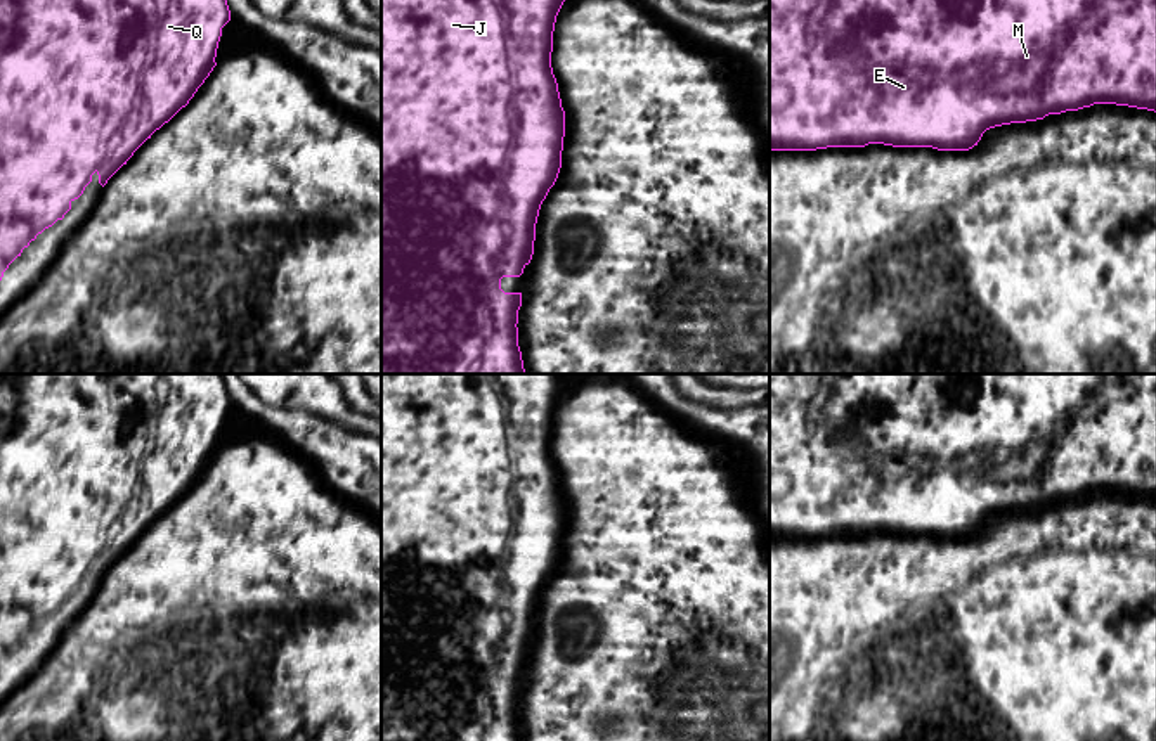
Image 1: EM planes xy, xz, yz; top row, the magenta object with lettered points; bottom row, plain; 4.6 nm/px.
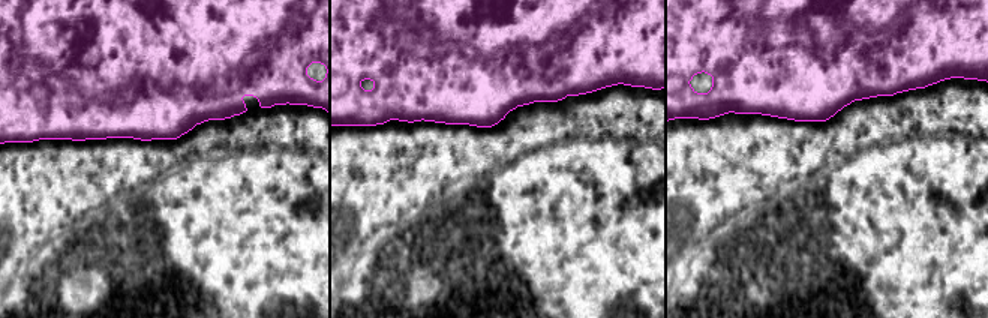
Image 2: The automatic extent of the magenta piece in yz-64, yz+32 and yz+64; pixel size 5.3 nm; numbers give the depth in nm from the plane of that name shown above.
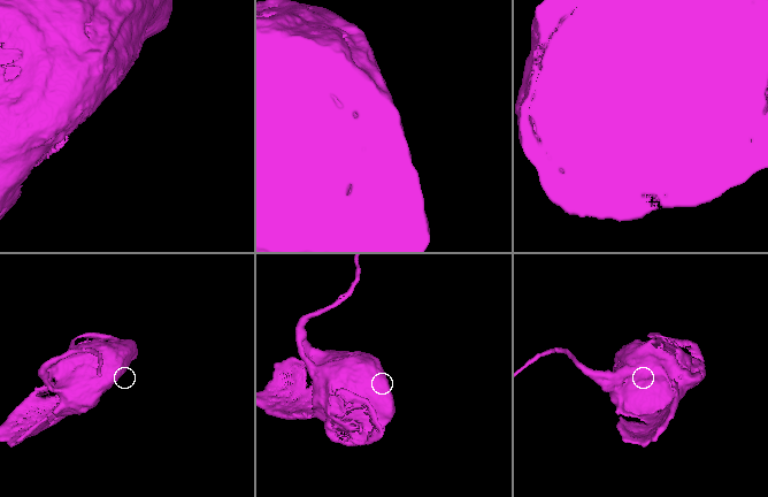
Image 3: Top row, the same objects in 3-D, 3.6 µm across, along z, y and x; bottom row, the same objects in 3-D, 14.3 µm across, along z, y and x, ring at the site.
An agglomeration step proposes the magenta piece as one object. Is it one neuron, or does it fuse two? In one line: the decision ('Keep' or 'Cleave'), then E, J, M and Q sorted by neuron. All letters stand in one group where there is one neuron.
Keep. Groups: E J M Q

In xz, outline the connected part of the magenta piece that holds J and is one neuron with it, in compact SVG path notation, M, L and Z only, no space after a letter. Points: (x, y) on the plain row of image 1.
M381 374L381 741L522 741L518 734L518 698L522 680L504 680L503 665L520 665L534 642L536 611L542 589L562 556L565 499L551 455L556 403L567 388L563 374Z

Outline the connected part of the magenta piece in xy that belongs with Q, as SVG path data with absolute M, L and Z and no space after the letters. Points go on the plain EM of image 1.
M0 374L0 668L38 622L64 606L94 561L104 575L156 518L189 492L217 454L222 416L229 409L231 398L220 374Z

